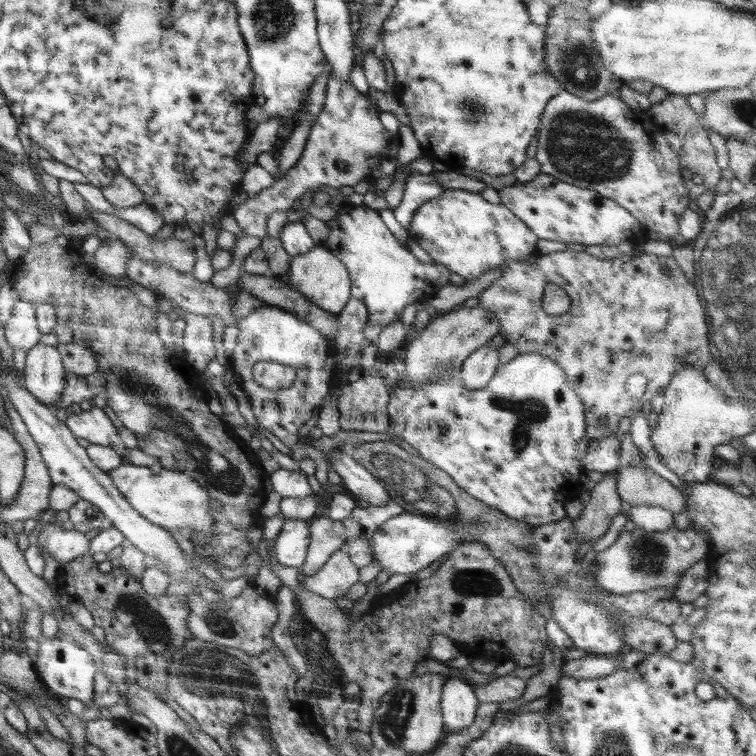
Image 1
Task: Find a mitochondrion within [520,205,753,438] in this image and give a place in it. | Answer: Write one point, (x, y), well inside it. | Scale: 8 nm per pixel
(714, 312)

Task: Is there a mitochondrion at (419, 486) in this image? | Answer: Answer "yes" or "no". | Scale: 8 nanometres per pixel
yes

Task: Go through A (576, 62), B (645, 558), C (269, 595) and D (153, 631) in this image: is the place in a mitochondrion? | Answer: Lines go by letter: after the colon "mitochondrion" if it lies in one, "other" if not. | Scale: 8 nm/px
A: mitochondrion
B: mitochondrion
C: other
D: mitochondrion

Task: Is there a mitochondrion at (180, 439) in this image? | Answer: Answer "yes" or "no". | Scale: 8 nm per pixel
yes

